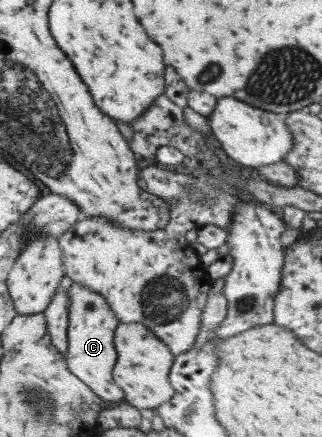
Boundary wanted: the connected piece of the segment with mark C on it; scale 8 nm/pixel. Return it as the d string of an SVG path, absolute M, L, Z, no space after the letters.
M71 282L68 289L68 327L69 353L65 359L67 368L81 379L106 405L115 405L124 399L124 392L113 380L112 370L117 360L114 334L119 319L107 304L106 298L92 289L86 289L78 282Z

